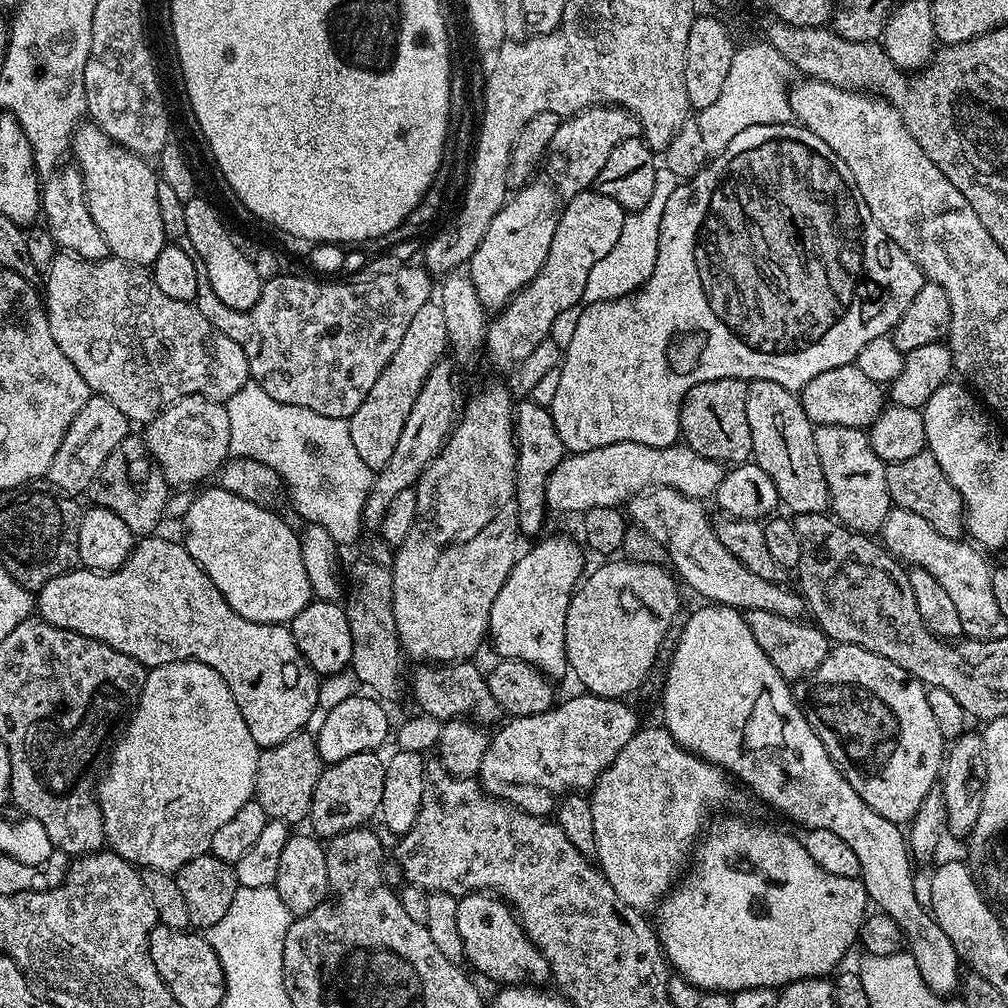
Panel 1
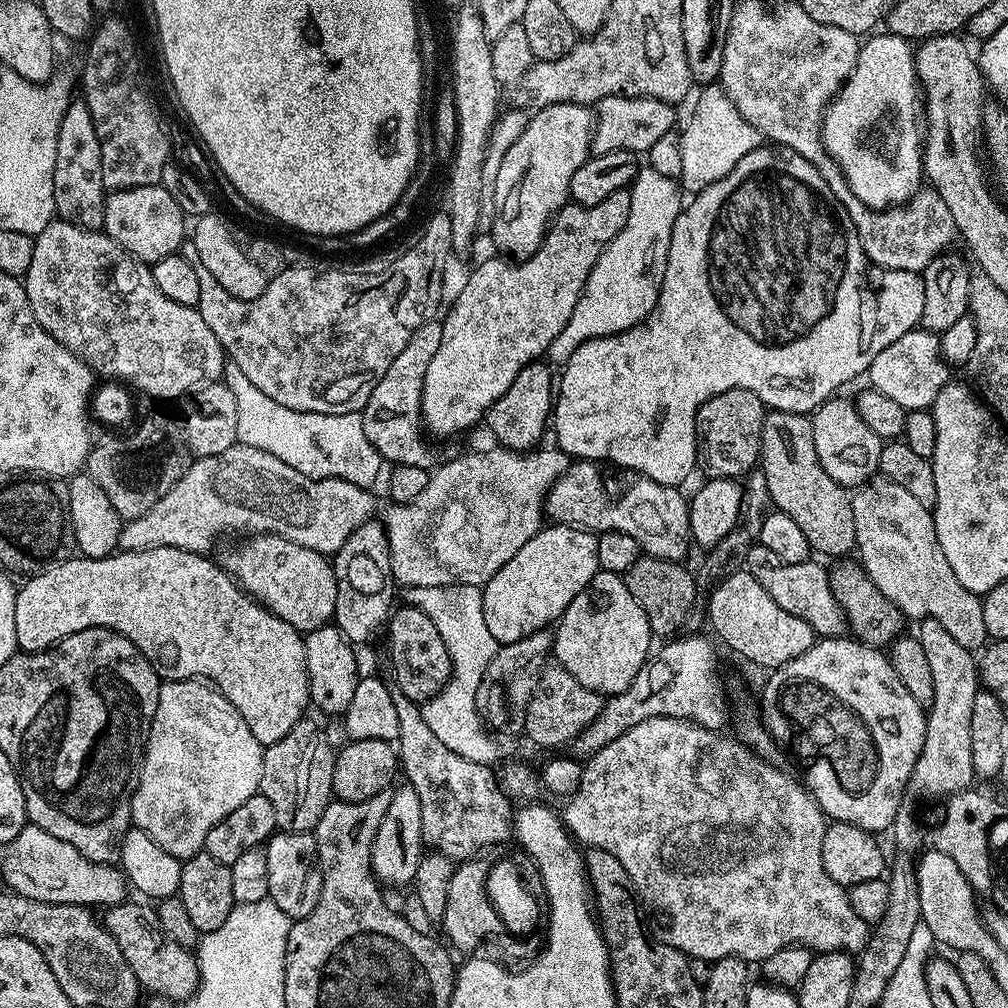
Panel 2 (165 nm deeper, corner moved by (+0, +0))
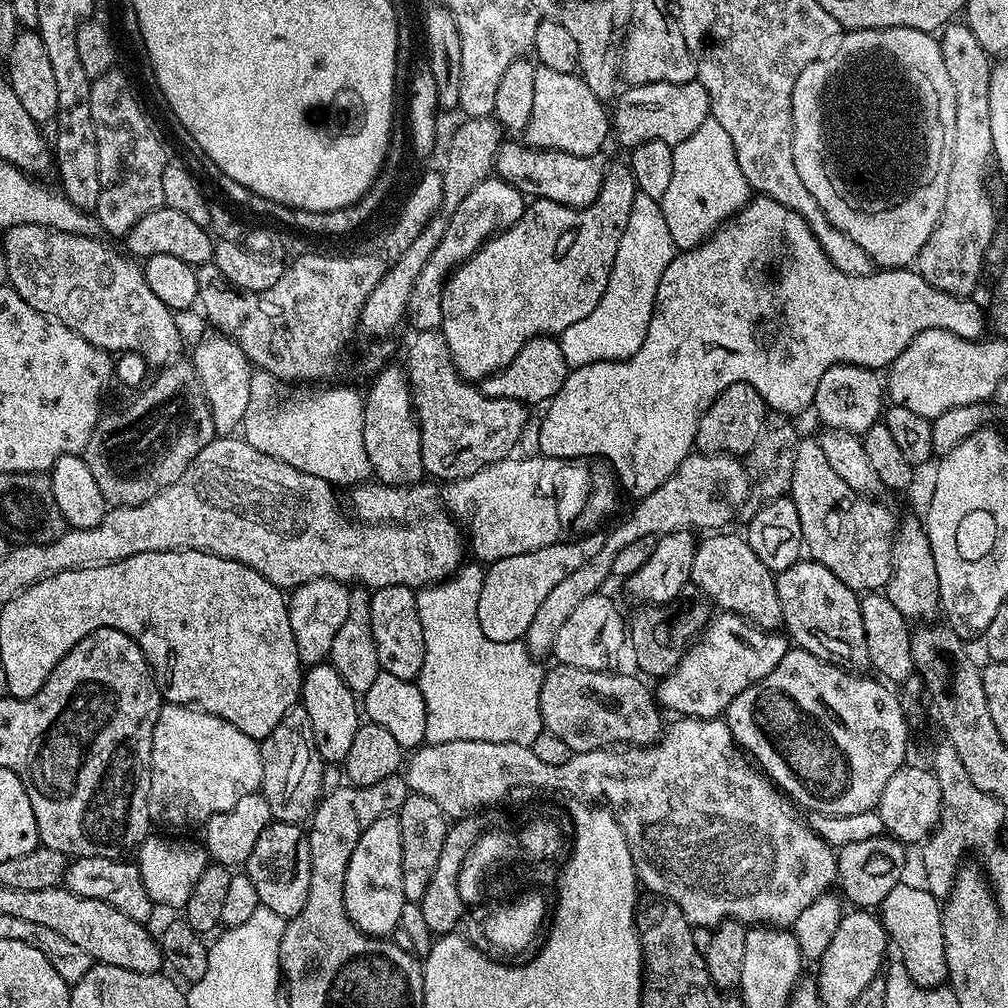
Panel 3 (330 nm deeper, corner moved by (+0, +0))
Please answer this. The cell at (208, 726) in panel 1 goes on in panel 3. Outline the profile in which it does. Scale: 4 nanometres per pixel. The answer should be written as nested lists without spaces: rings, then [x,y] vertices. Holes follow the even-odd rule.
[[[165,703],[158,714],[158,722],[154,726],[154,742],[152,743],[152,773],[150,774],[150,794],[148,795],[148,815],[153,821],[160,824],[169,824],[172,828],[192,828],[202,826],[214,814],[222,814],[222,810],[230,810],[238,802],[238,798],[246,798],[246,794],[261,791],[262,758],[260,757],[260,744],[251,740],[238,726],[218,718],[214,714],[204,712],[202,709],[187,704]]]

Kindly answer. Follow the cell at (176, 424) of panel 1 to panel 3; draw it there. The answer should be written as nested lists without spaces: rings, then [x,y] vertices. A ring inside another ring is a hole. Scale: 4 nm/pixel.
[[[223,334],[212,335],[216,336],[205,335],[193,347],[197,348],[190,353],[190,359],[196,366],[196,373],[206,394],[206,402],[210,406],[217,433],[232,434],[243,425],[246,406],[250,406],[250,378],[254,368],[232,337]]]

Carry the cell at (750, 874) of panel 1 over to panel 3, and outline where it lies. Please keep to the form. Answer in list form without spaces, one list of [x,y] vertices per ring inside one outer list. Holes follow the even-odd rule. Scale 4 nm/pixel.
[[[896,884],[894,890],[890,890],[890,894],[886,894],[886,898],[881,902],[878,915],[884,929],[888,931],[895,951],[896,948],[900,951],[899,963],[904,965],[910,978],[914,978],[914,982],[924,988],[934,988],[943,985],[948,978],[940,917],[942,904],[927,887],[917,884]]]

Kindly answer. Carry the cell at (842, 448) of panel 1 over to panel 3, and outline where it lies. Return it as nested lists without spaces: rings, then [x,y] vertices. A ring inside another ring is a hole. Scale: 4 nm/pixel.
[[[835,364],[822,374],[818,390],[814,394],[811,407],[816,408],[816,416],[824,428],[833,428],[843,432],[862,434],[870,430],[882,416],[886,407],[886,388],[875,371],[870,368],[859,368],[853,364]]]

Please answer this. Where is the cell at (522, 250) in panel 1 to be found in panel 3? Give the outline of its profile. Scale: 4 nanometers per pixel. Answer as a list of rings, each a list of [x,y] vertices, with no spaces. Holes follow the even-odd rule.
[[[537,67],[534,78],[534,108],[522,136],[531,147],[552,148],[575,156],[594,156],[610,136],[610,116],[605,105],[576,74]]]

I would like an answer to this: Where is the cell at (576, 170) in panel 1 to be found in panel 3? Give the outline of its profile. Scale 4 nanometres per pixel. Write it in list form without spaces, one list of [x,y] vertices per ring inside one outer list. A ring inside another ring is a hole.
[[[697,79],[685,84],[634,84],[625,89],[615,101],[616,109],[610,112],[610,128],[614,140],[616,136],[618,143],[625,144],[625,149],[637,148],[642,142],[651,140],[661,140],[673,146],[681,144],[690,138],[690,134],[694,134],[694,130],[698,130],[698,126],[702,126],[702,122],[710,119],[710,98],[706,94],[706,86],[702,86]]]

